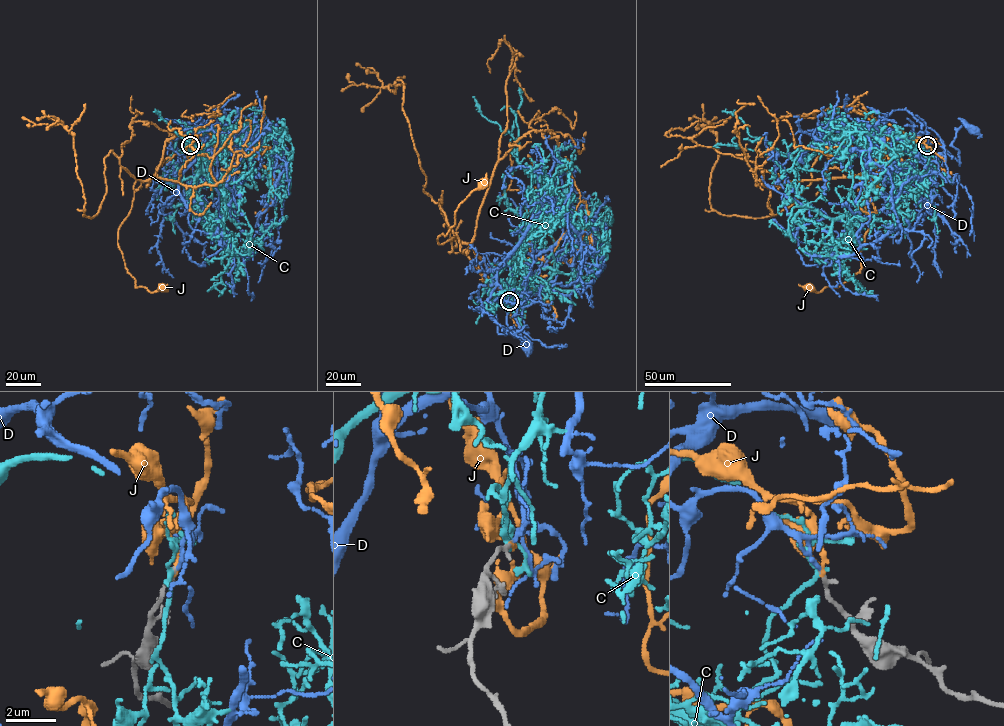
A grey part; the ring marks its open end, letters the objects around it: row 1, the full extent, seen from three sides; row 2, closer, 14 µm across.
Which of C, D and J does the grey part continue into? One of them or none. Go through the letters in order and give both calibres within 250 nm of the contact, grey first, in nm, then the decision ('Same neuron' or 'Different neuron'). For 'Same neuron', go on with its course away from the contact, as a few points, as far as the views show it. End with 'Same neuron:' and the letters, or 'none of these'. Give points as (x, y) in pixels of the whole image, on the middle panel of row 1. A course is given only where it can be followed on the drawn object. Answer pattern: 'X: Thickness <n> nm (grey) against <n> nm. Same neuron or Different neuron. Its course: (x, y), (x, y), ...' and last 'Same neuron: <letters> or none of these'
C: Thickness 170 nm (grey) against 170 nm. Different neuron
D: Thickness 160 nm (grey) against 160 nm. Same neuron. Its course: (509, 301), (506, 290), (500, 295), (496, 307), (498, 332), (511, 333), (514, 326), (512, 334), (527, 347)
J: Thickness 170 nm (grey) against 160 nm. Different neuron
Same neuron: D

